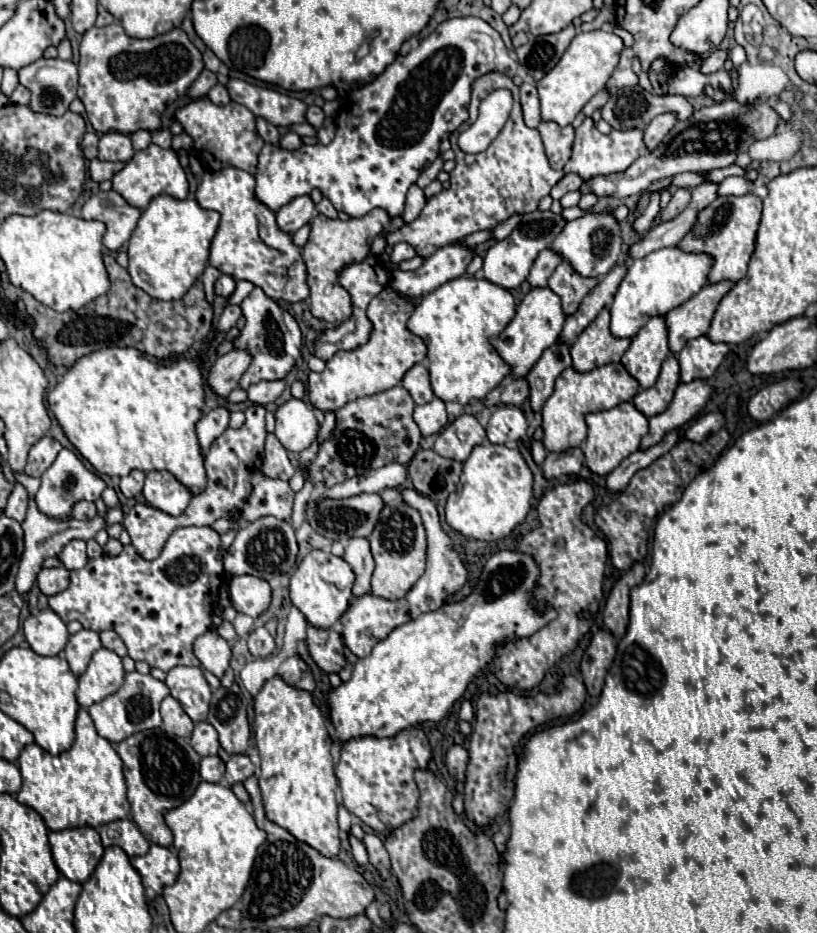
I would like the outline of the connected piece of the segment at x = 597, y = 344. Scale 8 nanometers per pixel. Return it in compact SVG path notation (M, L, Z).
M604 307L572 345L572 367L578 371L590 371L606 363L618 363L628 345L628 337L618 339L610 333L610 311Z

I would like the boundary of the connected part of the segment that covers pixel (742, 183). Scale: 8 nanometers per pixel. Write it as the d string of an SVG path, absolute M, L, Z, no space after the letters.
M728 177L720 183L718 195L748 195L754 187L754 181L748 181L744 177Z

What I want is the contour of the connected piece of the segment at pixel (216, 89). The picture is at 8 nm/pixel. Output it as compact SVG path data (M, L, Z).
M214 85L210 91L208 91L208 99L214 103L214 105L228 105L230 103L230 95L226 91L224 85Z

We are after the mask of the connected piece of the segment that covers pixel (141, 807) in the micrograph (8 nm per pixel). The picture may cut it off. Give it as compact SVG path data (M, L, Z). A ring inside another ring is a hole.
M160 729L134 733L118 743L118 755L124 761L124 777L128 785L130 817L150 843L170 847L174 835L164 821L164 815L188 801L200 783L200 757L182 737L168 737Z

